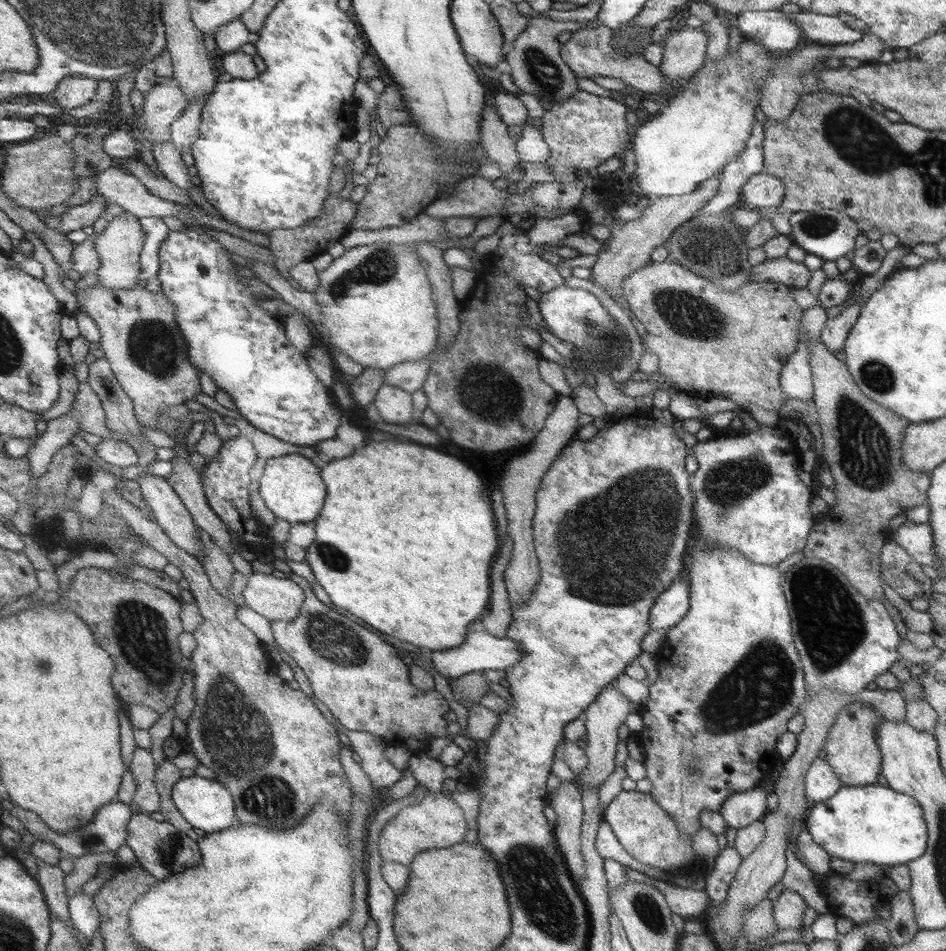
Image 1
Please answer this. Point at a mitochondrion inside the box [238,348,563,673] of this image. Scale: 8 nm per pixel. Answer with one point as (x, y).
(335, 640)

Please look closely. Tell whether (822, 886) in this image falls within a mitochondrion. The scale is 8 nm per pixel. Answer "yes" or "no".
no

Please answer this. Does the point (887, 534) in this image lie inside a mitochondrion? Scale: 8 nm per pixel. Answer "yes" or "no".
no

